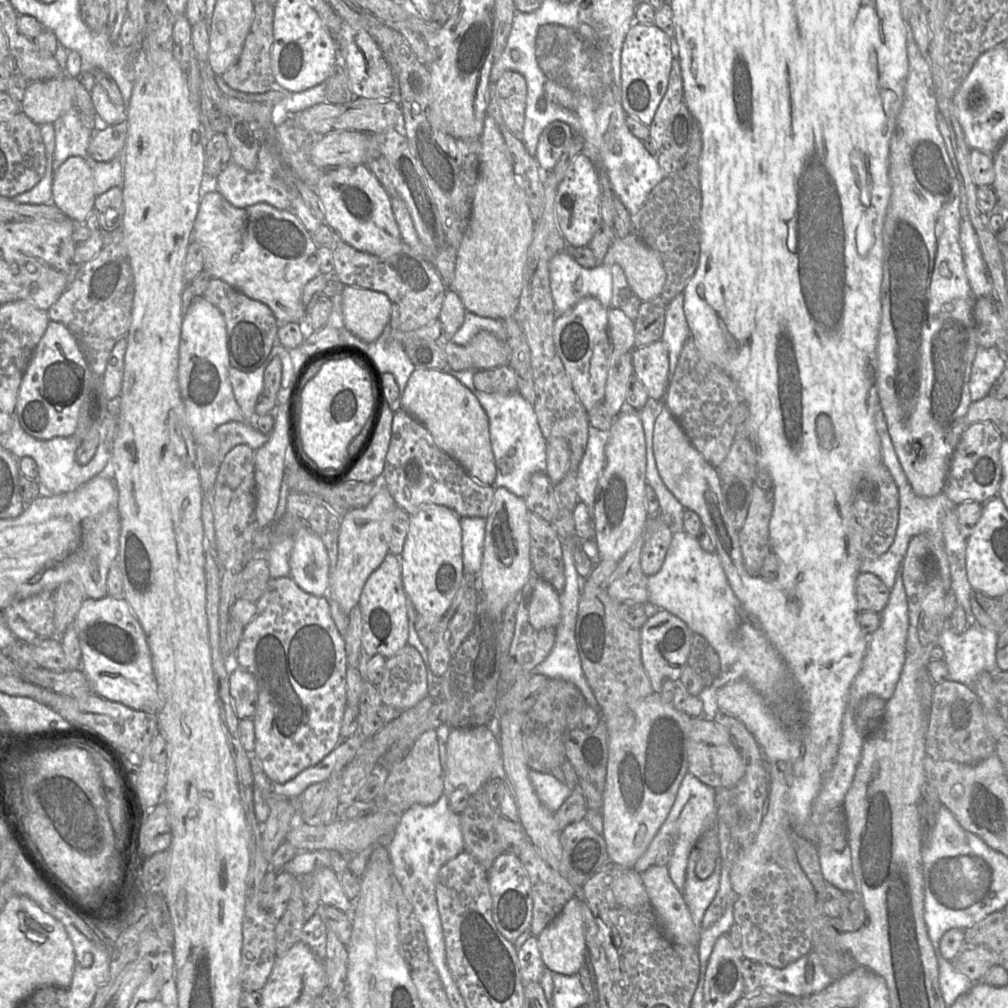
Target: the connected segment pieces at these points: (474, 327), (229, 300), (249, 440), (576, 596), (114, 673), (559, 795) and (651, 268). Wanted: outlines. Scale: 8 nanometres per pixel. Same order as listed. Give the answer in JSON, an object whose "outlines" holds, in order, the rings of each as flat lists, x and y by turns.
{"outlines":[[[466,311,464,321,451,340,457,345,466,345,480,331,487,331,506,341,507,334,502,319,479,316]],[[218,278,210,279,203,297,216,306,224,317,230,366,244,372,251,372,260,367,277,342,277,331,280,323,271,309]],[[229,421,217,427,219,455,226,455,234,446,245,444,253,450,267,442,267,436,250,424]],[[562,541,562,556,564,563,565,572,565,586,561,594,559,594,560,608,561,608,561,618,559,624,556,626,556,639,552,651,548,657,538,666,532,670,532,674,540,674,548,679,562,679,574,684,587,703,588,707,598,709,597,701,588,682,585,678,581,667,581,660,577,649,576,639,575,639,575,628,576,619,578,613,578,605,581,596,581,580,582,578,576,571,574,565,573,551,571,546]],[[124,597,85,598,74,620,82,652,81,670,93,693,131,709,157,714,162,696,144,630]],[[529,771,532,786,541,803,551,812,557,812,571,794,572,790,551,773]],[[636,235,614,238,603,260,622,268,632,291,642,302,660,296,666,281,662,258]]]}

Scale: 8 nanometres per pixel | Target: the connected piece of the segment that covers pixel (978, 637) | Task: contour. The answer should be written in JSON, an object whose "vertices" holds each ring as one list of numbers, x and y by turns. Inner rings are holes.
{"vertices":[[972,624,962,633,956,633,949,626,943,628,938,639,938,645,944,651,944,661,947,664,949,680,973,687,982,672,994,674,999,671,996,661,996,647,999,633]]}

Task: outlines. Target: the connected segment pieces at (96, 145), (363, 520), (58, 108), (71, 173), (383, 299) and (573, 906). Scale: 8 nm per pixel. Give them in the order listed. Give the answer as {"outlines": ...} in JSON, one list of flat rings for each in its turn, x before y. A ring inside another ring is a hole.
{"outlines":[[[126,112,119,123,96,130,91,137,88,153,99,162,108,162,119,156,125,147,128,124]],[[381,478,374,481,374,496,364,507,353,508,341,518,338,536,338,558,329,579,328,596,349,615,359,602,364,584,370,574,383,562,390,549,393,512,396,503]],[[59,77,31,81,20,103,21,110,37,125,54,123,74,107,72,81]],[[66,159,54,172,51,203,75,223,85,223,95,198,92,170,85,159]],[[345,285,342,314,346,328,364,342,374,342,390,321,392,302,381,292]],[[575,897,565,904,560,914,538,936,538,946,546,969,566,976,579,973,586,963,586,942,581,900]]]}

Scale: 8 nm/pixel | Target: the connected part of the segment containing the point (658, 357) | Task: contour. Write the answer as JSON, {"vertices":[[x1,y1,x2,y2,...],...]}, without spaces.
{"vertices":[[661,340,631,352,633,375,647,390,649,398,664,401,670,382,668,348]]}

